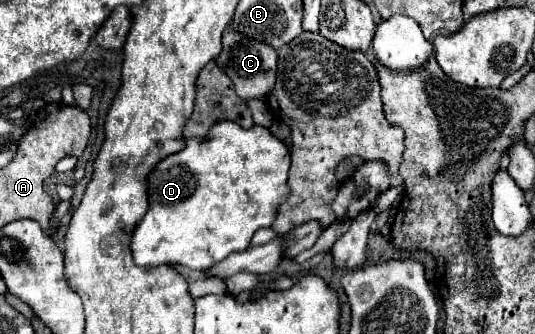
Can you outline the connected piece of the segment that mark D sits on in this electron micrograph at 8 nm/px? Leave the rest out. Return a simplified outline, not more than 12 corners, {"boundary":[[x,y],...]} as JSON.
{"boundary":[[216,122],[148,178],[138,266],[206,270],[288,198],[290,152]]}

